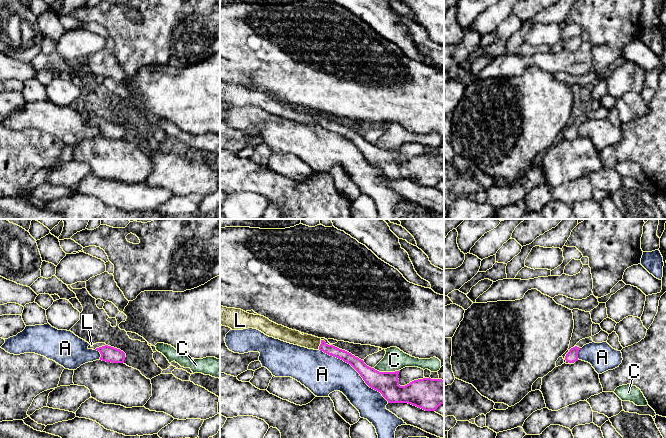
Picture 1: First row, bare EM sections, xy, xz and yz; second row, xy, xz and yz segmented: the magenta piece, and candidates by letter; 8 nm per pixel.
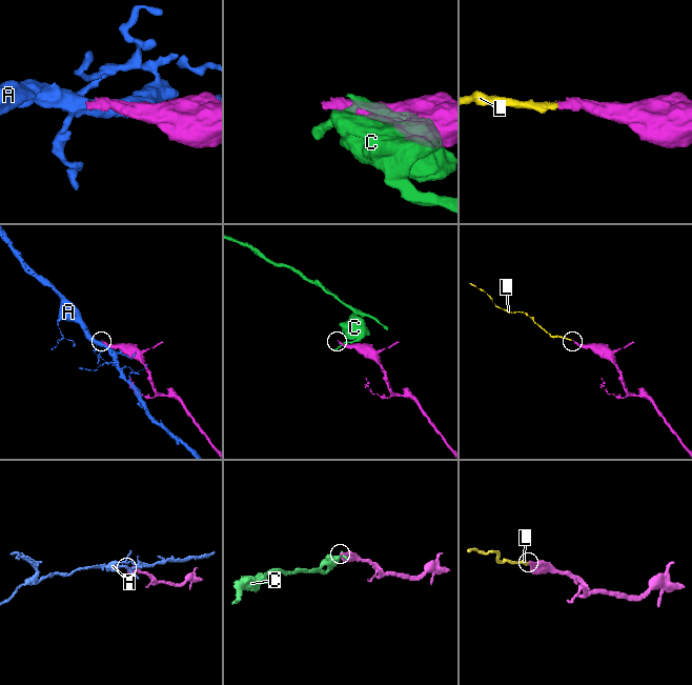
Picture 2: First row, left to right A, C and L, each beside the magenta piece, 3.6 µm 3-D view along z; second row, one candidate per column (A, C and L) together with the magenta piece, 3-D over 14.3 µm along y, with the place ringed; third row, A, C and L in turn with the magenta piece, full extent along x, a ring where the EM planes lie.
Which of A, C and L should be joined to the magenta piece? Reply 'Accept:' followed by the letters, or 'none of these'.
Accept: L

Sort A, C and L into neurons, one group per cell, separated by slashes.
A / C / L

